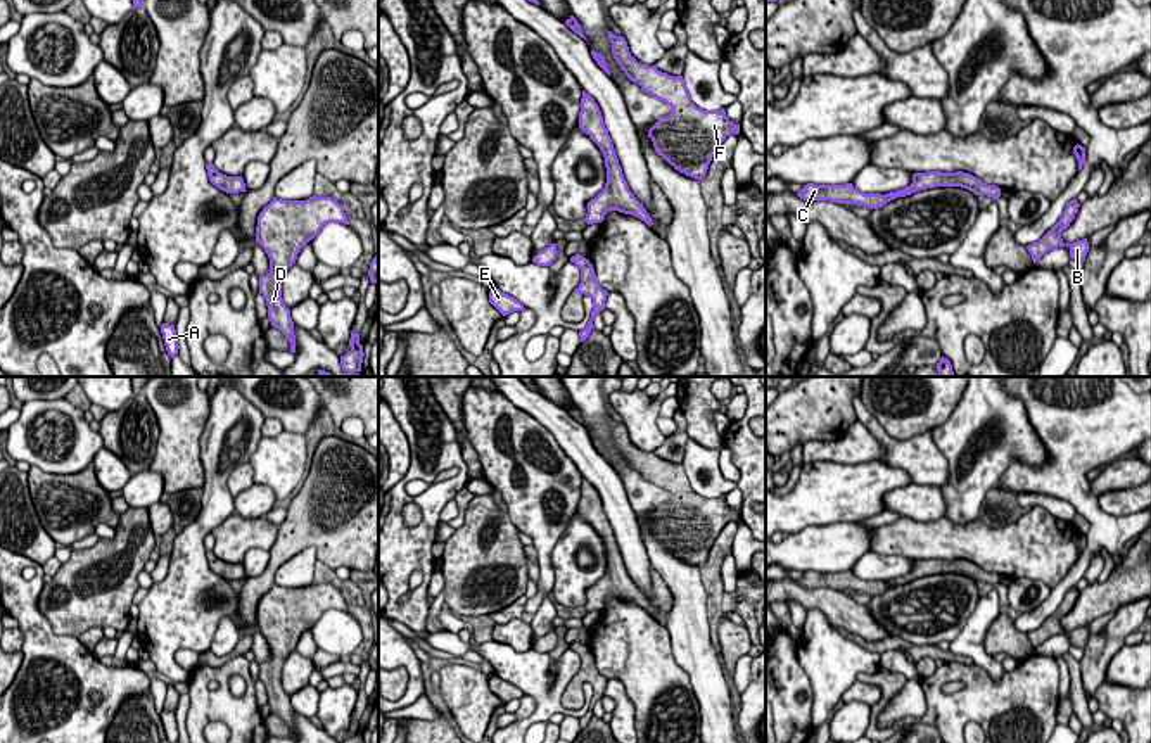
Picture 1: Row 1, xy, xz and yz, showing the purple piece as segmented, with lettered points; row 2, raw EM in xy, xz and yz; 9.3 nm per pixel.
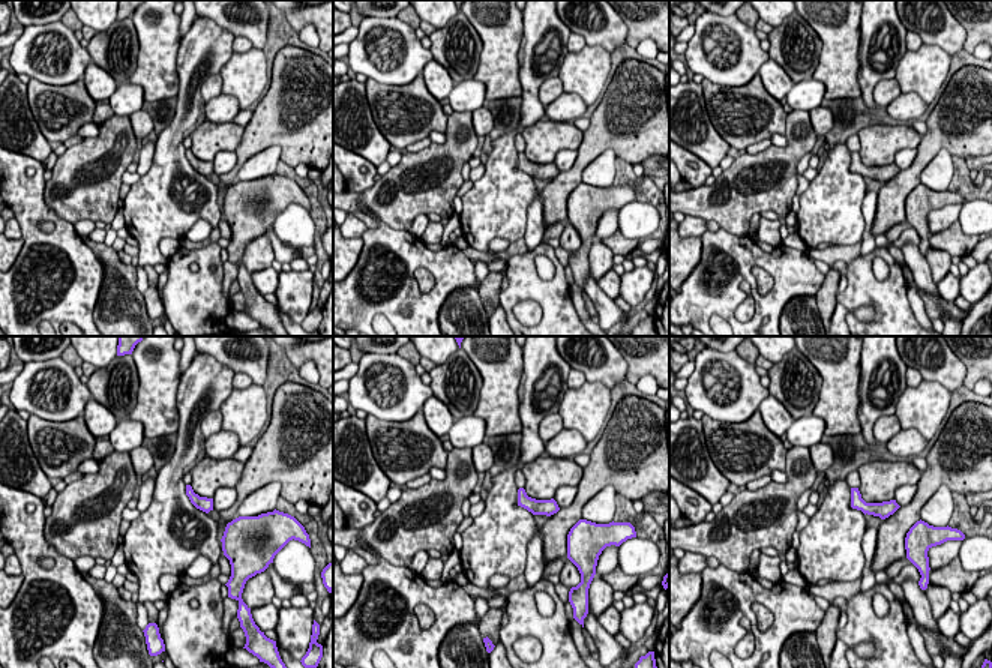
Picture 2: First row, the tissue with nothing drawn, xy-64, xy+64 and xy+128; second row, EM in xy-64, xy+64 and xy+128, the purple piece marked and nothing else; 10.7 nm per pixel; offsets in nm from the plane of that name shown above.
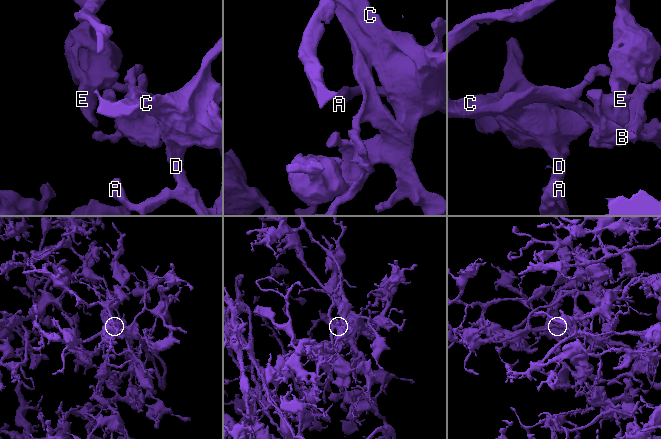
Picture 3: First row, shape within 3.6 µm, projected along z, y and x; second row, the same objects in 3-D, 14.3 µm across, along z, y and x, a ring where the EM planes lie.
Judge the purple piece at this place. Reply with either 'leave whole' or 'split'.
leave whole

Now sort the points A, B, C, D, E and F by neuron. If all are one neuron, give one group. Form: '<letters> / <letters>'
A B C D E F

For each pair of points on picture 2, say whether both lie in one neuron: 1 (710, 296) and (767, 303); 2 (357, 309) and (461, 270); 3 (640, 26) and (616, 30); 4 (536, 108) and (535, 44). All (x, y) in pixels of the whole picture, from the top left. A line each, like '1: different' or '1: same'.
1: same
2: same
3: different
4: same

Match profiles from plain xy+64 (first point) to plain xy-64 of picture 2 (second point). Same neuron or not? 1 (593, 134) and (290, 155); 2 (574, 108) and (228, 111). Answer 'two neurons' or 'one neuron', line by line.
1: one neuron
2: one neuron

